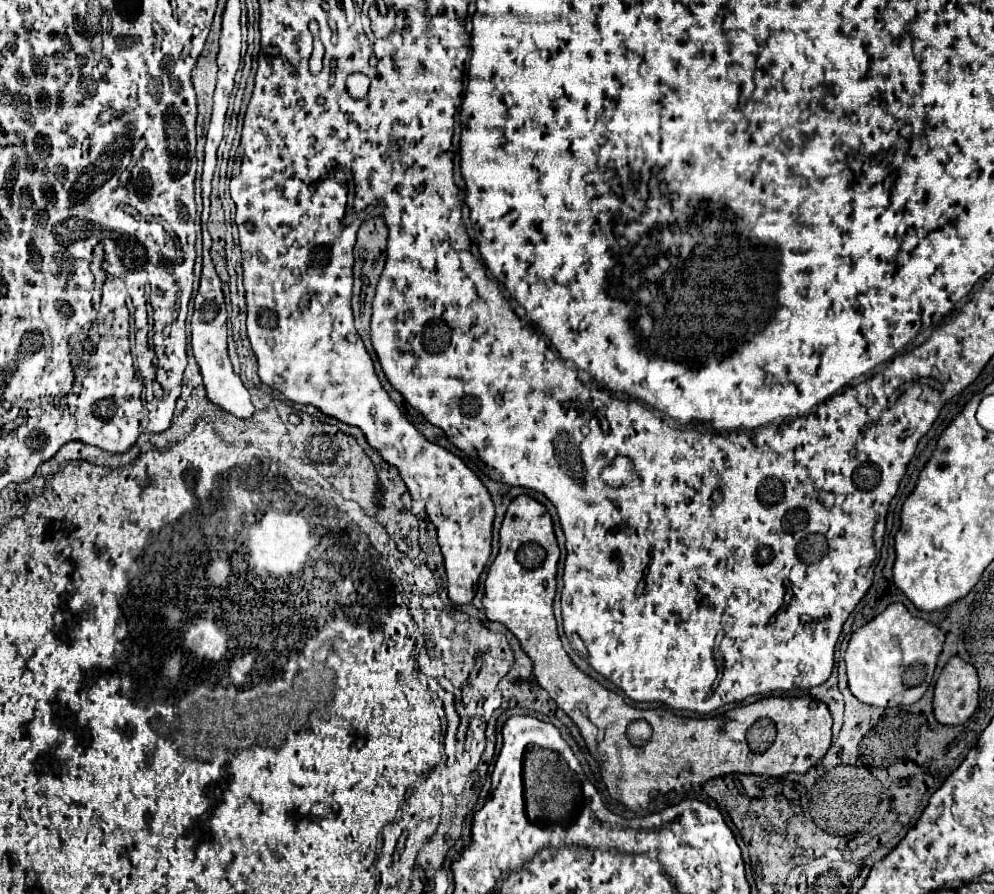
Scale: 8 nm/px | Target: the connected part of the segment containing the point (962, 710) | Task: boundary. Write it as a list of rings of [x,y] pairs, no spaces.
[[[952,657],[934,685],[934,715],[942,725],[966,723],[978,707],[978,675],[976,669]]]

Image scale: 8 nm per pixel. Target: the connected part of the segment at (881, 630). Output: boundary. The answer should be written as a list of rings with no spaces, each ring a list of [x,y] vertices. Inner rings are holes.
[[[892,603],[872,621],[852,633],[844,655],[848,687],[858,701],[874,707],[916,703],[932,681],[942,645],[942,629],[938,629],[934,623],[912,617],[902,603]]]

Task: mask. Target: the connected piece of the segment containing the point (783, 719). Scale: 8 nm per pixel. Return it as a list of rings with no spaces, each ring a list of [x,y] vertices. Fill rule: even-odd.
[[[518,495],[510,503],[504,515],[502,527],[500,527],[500,553],[490,565],[490,571],[486,577],[484,609],[490,621],[502,623],[520,641],[522,651],[532,659],[532,673],[536,681],[540,683],[540,687],[546,689],[548,695],[558,703],[558,707],[578,725],[590,753],[596,759],[600,759],[602,779],[612,799],[620,801],[628,809],[648,807],[652,803],[654,791],[666,795],[678,787],[700,783],[694,791],[696,795],[705,782],[714,777],[726,775],[726,773],[756,773],[756,775],[768,775],[768,777],[780,777],[792,771],[806,773],[812,765],[816,765],[826,755],[830,747],[830,739],[832,739],[832,717],[830,717],[828,707],[822,701],[816,701],[812,697],[762,697],[752,705],[732,709],[726,715],[726,719],[724,717],[692,719],[692,717],[678,717],[664,709],[636,709],[632,705],[626,705],[620,695],[604,689],[590,675],[582,673],[572,663],[572,659],[562,647],[562,641],[556,629],[554,611],[552,611],[552,601],[556,593],[558,557],[560,557],[560,549],[556,545],[550,513],[536,499],[528,495]],[[636,719],[646,719],[654,729],[652,739],[646,743],[646,747],[632,747],[626,739],[626,727],[628,723]],[[750,731],[754,733],[752,743],[748,739]]]

